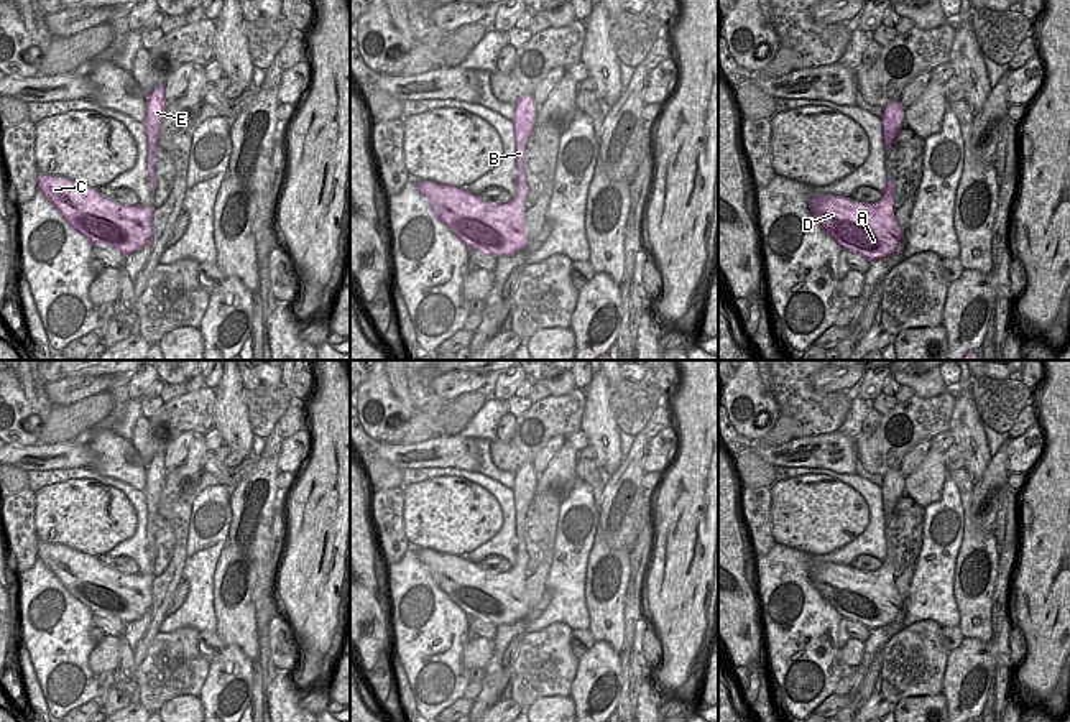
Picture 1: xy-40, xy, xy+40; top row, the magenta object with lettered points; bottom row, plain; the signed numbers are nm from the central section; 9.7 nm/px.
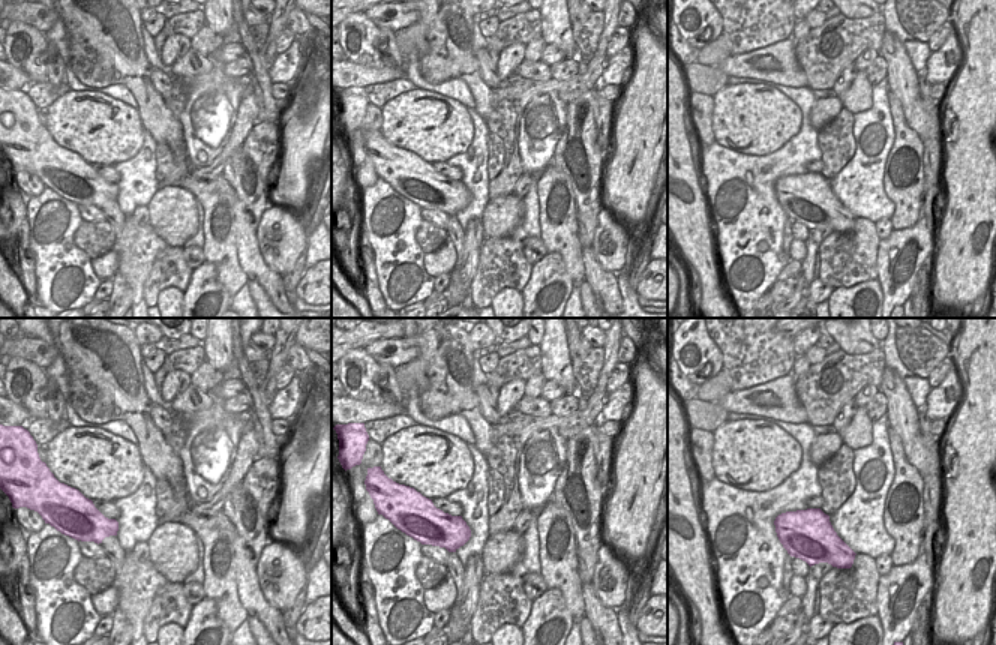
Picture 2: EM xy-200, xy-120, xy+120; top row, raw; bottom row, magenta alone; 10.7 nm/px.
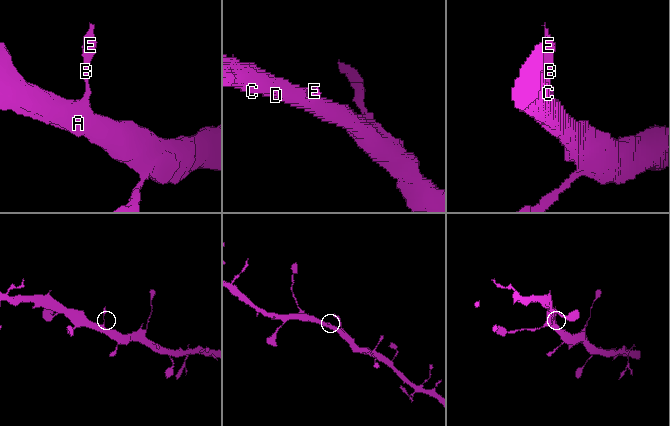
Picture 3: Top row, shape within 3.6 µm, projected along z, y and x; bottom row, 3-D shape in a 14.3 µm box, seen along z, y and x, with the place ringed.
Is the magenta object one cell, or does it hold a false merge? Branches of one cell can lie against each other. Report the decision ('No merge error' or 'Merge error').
No merge error

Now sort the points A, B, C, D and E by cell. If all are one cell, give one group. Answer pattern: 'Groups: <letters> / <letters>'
Groups: A B C D E

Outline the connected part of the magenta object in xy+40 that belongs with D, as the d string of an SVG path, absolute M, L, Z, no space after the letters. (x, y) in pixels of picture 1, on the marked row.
M886 179L886 189L878 202L819 194L809 199L809 209L820 229L843 250L874 261L892 255L904 242L904 232L894 217L892 197L892 181Z

